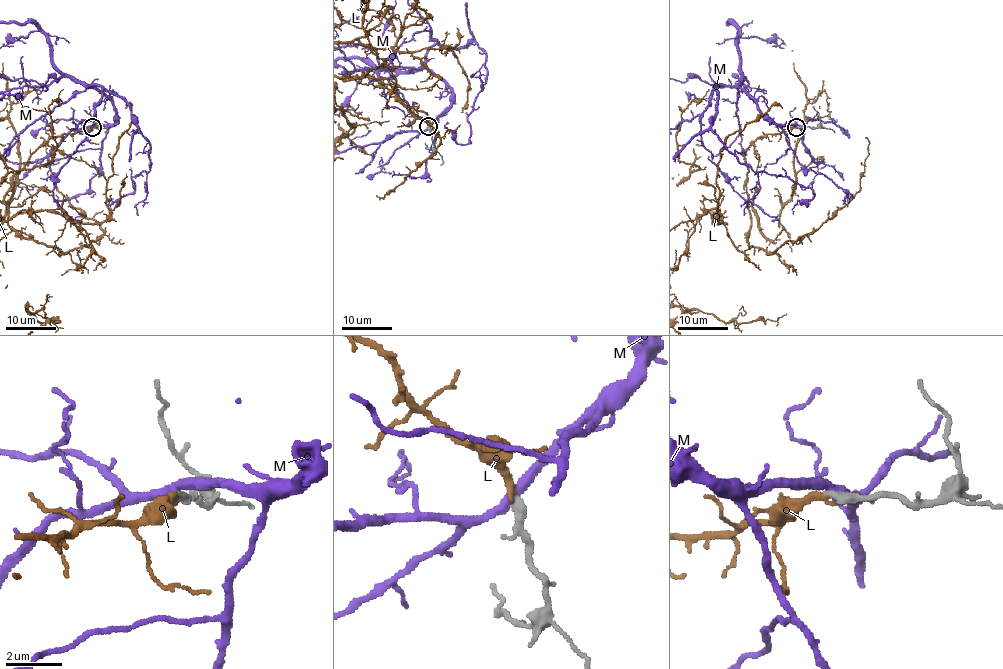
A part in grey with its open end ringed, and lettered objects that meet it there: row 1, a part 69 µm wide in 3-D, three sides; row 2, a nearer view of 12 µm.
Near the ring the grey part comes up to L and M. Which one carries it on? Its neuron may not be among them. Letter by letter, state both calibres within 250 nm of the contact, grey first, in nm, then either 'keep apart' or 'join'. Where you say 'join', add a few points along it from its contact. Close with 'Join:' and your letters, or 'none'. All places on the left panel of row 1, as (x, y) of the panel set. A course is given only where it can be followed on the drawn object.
L: 360/260 nm | join
M: 360/360 nm | keep apart
Join: L

